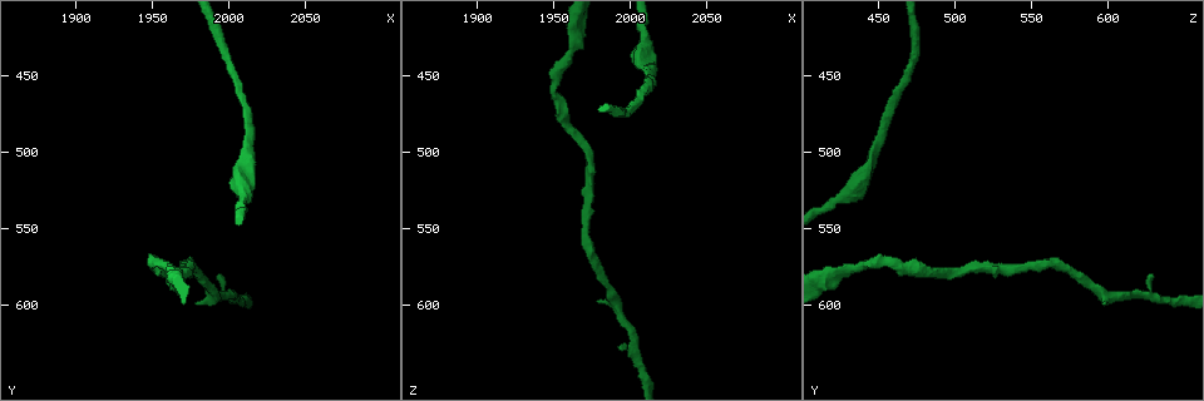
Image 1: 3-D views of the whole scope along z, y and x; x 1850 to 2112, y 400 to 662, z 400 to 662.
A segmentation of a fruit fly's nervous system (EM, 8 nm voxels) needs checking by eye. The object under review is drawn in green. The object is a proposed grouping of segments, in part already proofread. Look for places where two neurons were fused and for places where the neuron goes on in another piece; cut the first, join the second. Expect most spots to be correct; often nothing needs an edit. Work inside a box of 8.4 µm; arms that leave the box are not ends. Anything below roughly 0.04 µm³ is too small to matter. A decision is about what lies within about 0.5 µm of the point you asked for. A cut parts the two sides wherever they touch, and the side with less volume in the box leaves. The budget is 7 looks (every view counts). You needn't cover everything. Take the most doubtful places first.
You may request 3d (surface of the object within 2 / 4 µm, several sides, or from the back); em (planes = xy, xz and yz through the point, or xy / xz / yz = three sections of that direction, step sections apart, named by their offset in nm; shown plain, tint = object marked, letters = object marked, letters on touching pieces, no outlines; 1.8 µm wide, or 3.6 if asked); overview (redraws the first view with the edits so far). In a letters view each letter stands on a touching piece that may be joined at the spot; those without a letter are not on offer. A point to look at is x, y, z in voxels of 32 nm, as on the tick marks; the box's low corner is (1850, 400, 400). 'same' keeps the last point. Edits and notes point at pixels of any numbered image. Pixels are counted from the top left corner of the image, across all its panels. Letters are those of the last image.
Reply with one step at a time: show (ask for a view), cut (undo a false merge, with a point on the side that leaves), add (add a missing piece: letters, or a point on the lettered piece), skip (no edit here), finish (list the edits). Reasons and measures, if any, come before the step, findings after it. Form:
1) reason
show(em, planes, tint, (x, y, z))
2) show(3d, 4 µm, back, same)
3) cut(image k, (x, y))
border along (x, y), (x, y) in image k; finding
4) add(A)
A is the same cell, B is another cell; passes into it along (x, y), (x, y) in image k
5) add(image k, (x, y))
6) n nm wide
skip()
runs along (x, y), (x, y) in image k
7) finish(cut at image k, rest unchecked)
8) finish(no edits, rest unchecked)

free end
show(3d, 4 µm, (1992, 580, 630))

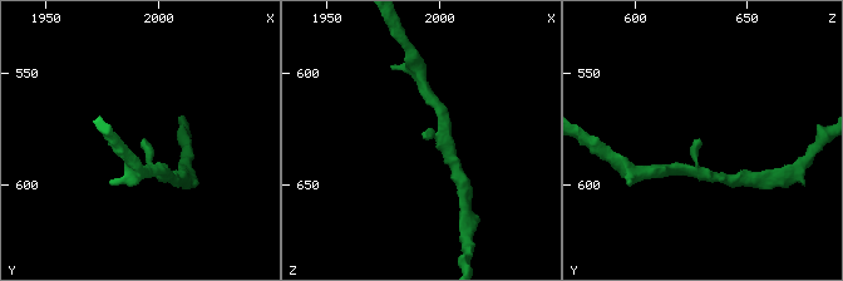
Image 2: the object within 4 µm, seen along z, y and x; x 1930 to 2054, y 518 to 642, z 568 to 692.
show(em, yz, step 4, letters, (1994, 579, 628))

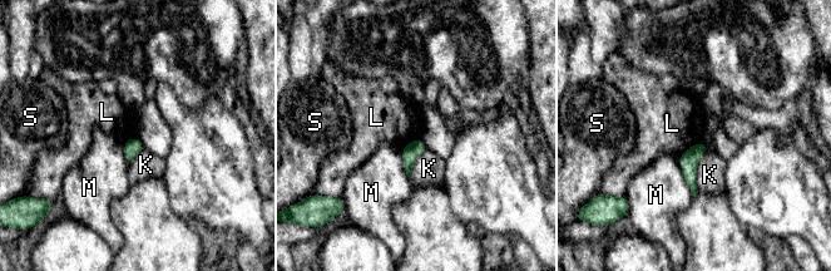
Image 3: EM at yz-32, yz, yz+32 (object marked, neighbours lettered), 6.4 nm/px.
show(em, planes, letters, same)

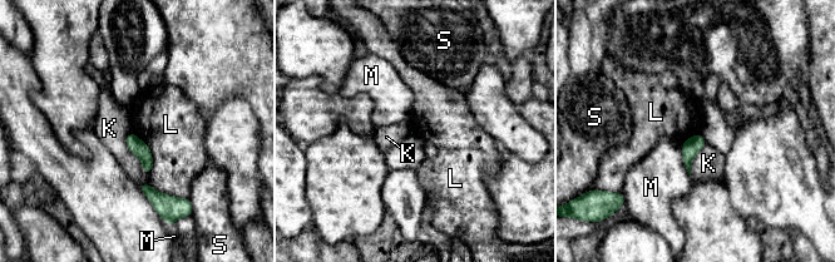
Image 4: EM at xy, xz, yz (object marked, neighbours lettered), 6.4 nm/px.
L touches over 300 nm
skip()
K, L, M and S are other cells; no lettered piece goes on from it

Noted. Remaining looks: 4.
calibre changes
show(3d, 4 µm, (1964, 578, 424))

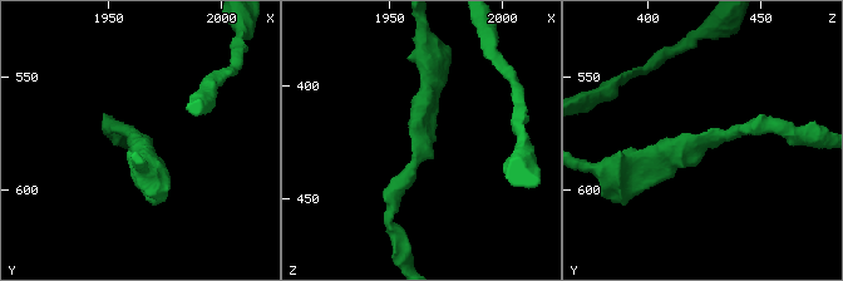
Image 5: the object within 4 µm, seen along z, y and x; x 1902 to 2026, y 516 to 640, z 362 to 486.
arms of 170, 260 nm
show(em, yz, step 4, tint, (1965, 578, 423))

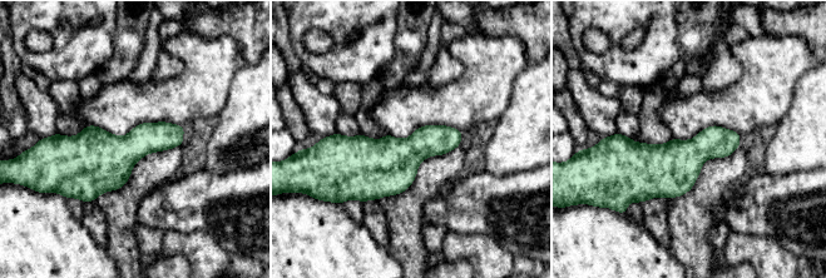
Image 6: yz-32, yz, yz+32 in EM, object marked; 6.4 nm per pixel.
show(em, planes, letters, same)

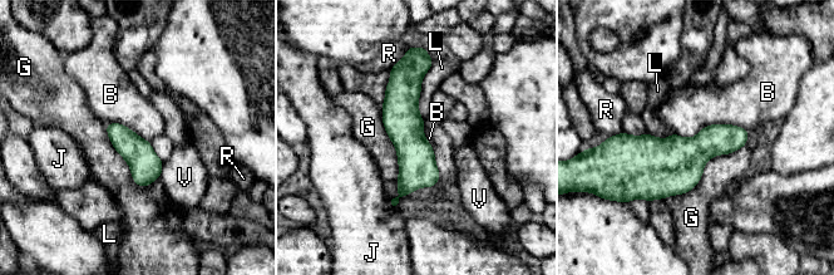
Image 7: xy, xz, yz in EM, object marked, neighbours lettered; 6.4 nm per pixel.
skip()
B, G, J, L, R and V are other cells; border along (748, 129), (675, 133) in image 7; continuous, no second neuron

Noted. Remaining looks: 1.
finish(no edits, rest unchecked)

